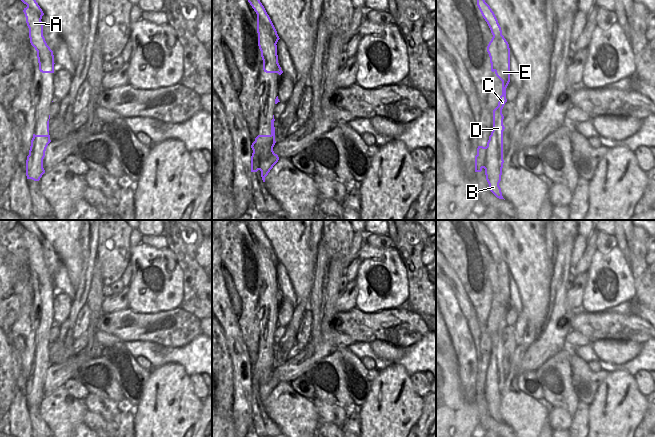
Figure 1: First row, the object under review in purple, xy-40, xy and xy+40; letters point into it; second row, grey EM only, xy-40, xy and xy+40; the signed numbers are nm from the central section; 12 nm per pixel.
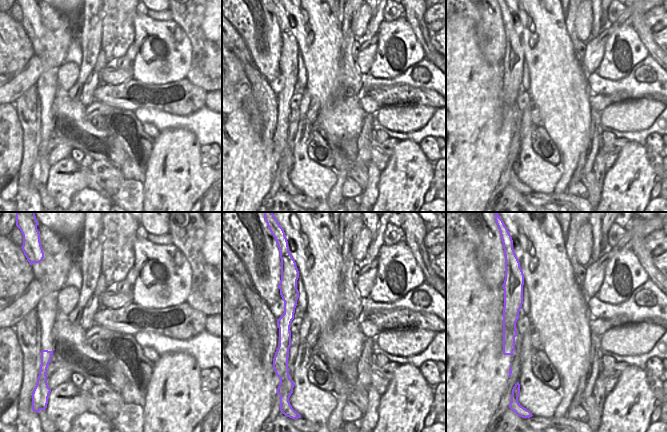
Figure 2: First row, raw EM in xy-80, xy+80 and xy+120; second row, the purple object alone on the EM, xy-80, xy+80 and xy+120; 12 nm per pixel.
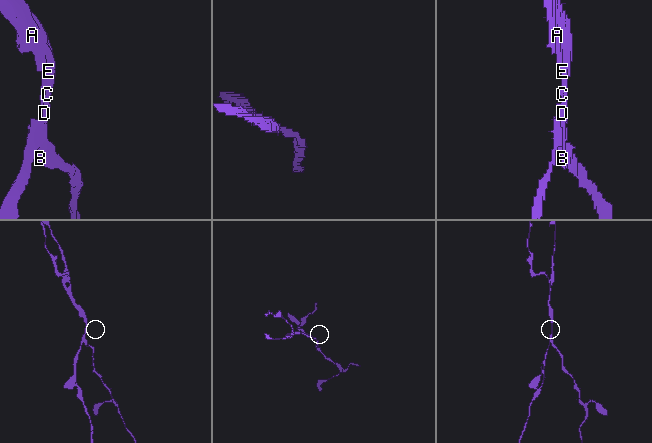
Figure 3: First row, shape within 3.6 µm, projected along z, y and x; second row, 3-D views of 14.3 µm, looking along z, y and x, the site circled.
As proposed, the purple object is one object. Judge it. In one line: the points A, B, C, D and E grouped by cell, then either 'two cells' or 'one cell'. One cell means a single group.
A / B C D E | two cells

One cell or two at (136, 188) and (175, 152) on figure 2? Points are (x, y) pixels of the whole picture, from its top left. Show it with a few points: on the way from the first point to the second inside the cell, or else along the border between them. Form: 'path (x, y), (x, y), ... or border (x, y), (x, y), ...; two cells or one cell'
border (142, 182), (144, 201); two cells

